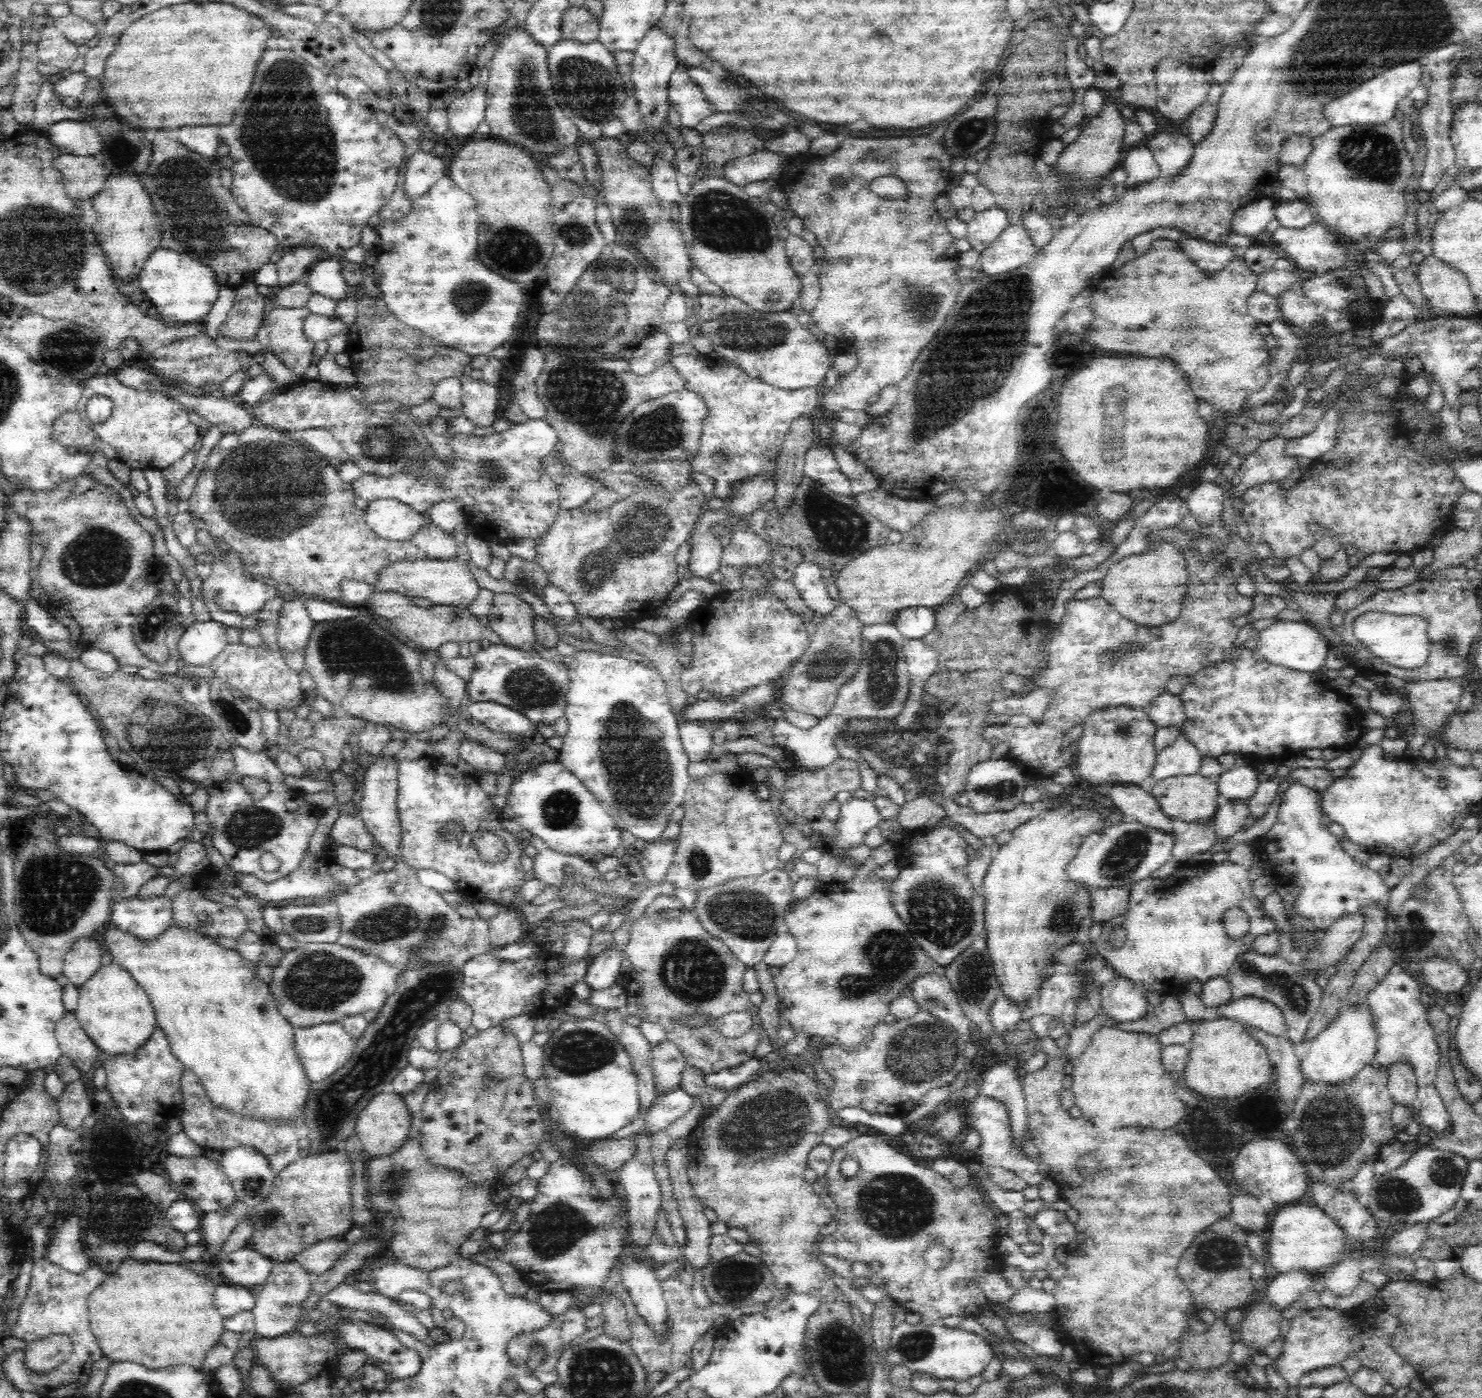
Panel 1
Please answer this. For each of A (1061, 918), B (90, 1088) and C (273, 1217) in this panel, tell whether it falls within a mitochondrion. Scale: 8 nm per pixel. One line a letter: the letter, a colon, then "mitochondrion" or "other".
A: mitochondrion
B: other
C: mitochondrion

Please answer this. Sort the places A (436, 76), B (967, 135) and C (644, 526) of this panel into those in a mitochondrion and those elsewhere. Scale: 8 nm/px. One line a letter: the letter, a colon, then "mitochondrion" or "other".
A: other
B: mitochondrion
C: mitochondrion

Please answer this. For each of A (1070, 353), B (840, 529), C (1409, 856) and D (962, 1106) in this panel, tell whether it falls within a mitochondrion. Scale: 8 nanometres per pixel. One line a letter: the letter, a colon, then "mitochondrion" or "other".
A: other
B: mitochondrion
C: other
D: other

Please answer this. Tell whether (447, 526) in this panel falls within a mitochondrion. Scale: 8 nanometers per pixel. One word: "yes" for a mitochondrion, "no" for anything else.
no

